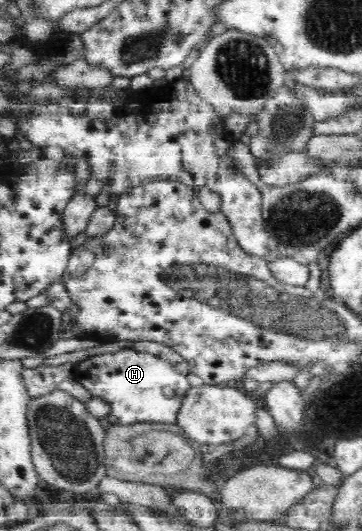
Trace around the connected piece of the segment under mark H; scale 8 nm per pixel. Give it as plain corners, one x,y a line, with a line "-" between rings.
122,348
112,353
102,353
80,361
72,369
72,375
77,382
82,383
86,390
90,391
94,397
100,397
110,404
110,417
108,422
111,424
135,424
148,422
154,424
176,424
184,397
191,389
186,375
178,373
177,369
160,356
150,353
135,351
134,348

